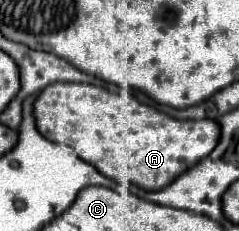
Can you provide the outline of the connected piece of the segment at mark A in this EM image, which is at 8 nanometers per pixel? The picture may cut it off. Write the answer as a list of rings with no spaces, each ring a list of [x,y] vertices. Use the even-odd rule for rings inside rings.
[[[57,82],[39,92],[33,104],[39,134],[67,144],[79,158],[115,182],[129,182],[145,190],[159,190],[177,174],[195,166],[219,142],[215,120],[175,120],[137,102],[125,88],[109,92],[91,84]]]

